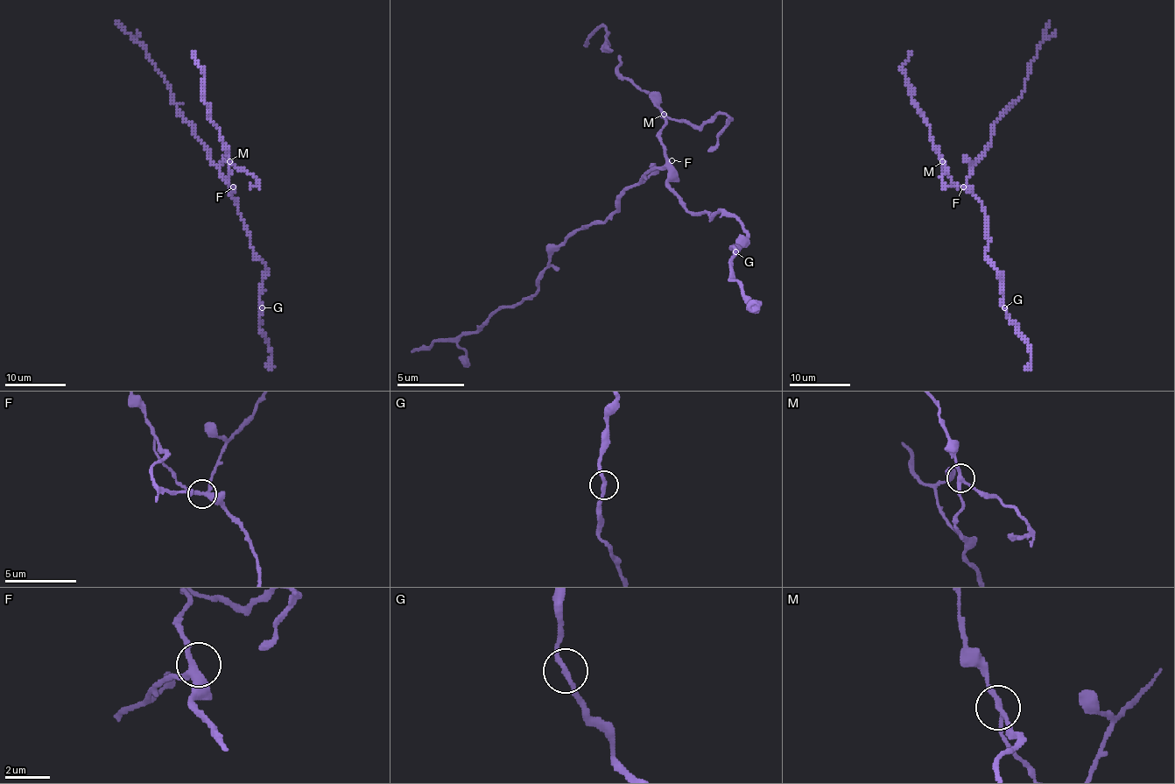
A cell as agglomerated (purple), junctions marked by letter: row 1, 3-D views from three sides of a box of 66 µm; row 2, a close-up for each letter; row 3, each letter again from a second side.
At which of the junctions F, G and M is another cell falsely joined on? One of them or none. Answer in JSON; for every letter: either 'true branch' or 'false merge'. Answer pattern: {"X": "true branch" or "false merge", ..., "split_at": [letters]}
{"F": "true branch", "G": "true branch", "M": "false merge", "split_at": ["M"]}

